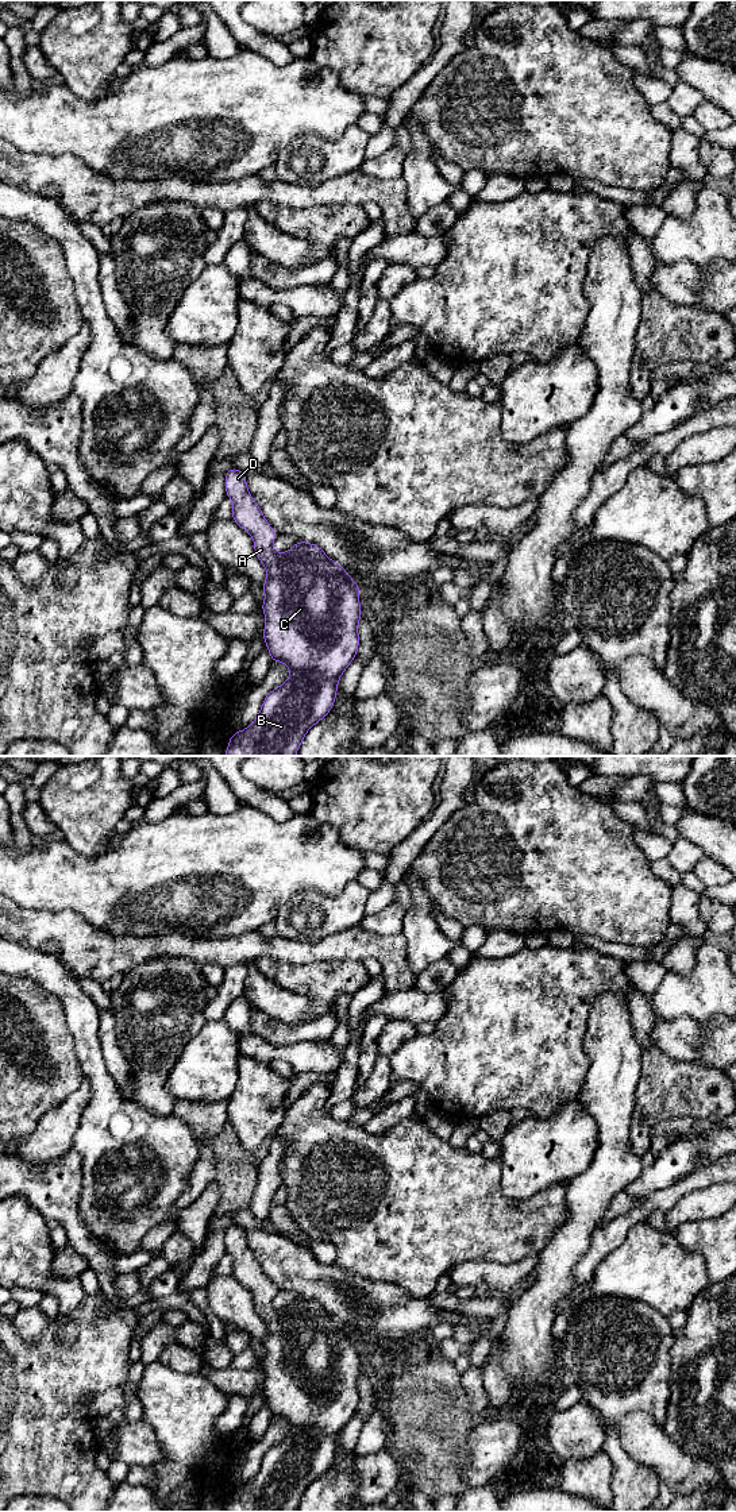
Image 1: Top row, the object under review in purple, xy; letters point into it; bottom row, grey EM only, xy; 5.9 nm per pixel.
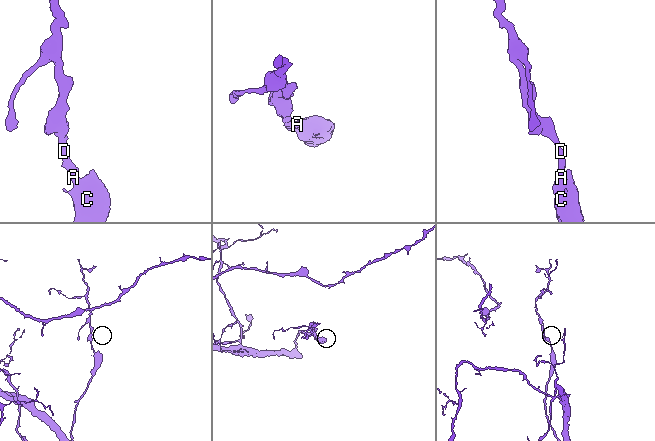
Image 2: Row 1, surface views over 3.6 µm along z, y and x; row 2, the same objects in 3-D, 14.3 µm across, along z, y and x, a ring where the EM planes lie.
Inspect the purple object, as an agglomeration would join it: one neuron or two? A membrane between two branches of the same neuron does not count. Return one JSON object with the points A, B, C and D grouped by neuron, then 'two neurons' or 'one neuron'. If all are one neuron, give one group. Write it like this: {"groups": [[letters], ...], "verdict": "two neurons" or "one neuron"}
{"groups": [["A", "B", "C", "D"]], "verdict": "one neuron"}

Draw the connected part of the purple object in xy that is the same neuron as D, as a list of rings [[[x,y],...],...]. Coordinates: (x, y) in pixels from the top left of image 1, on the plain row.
[[[236,1223],[226,1228],[226,1250],[234,1257],[232,1276],[254,1295],[257,1314],[265,1322],[267,1334],[261,1345],[266,1355],[261,1365],[265,1369],[263,1396],[273,1418],[282,1418],[290,1426],[290,1432],[280,1443],[271,1446],[262,1458],[258,1473],[240,1488],[235,1488],[224,1512],[296,1512],[307,1488],[323,1476],[332,1465],[339,1434],[357,1412],[359,1403],[358,1378],[362,1373],[359,1361],[361,1343],[346,1326],[331,1316],[324,1307],[307,1297],[296,1297],[294,1303],[284,1310],[273,1305],[275,1288],[263,1273],[255,1256],[250,1251],[246,1231]]]

